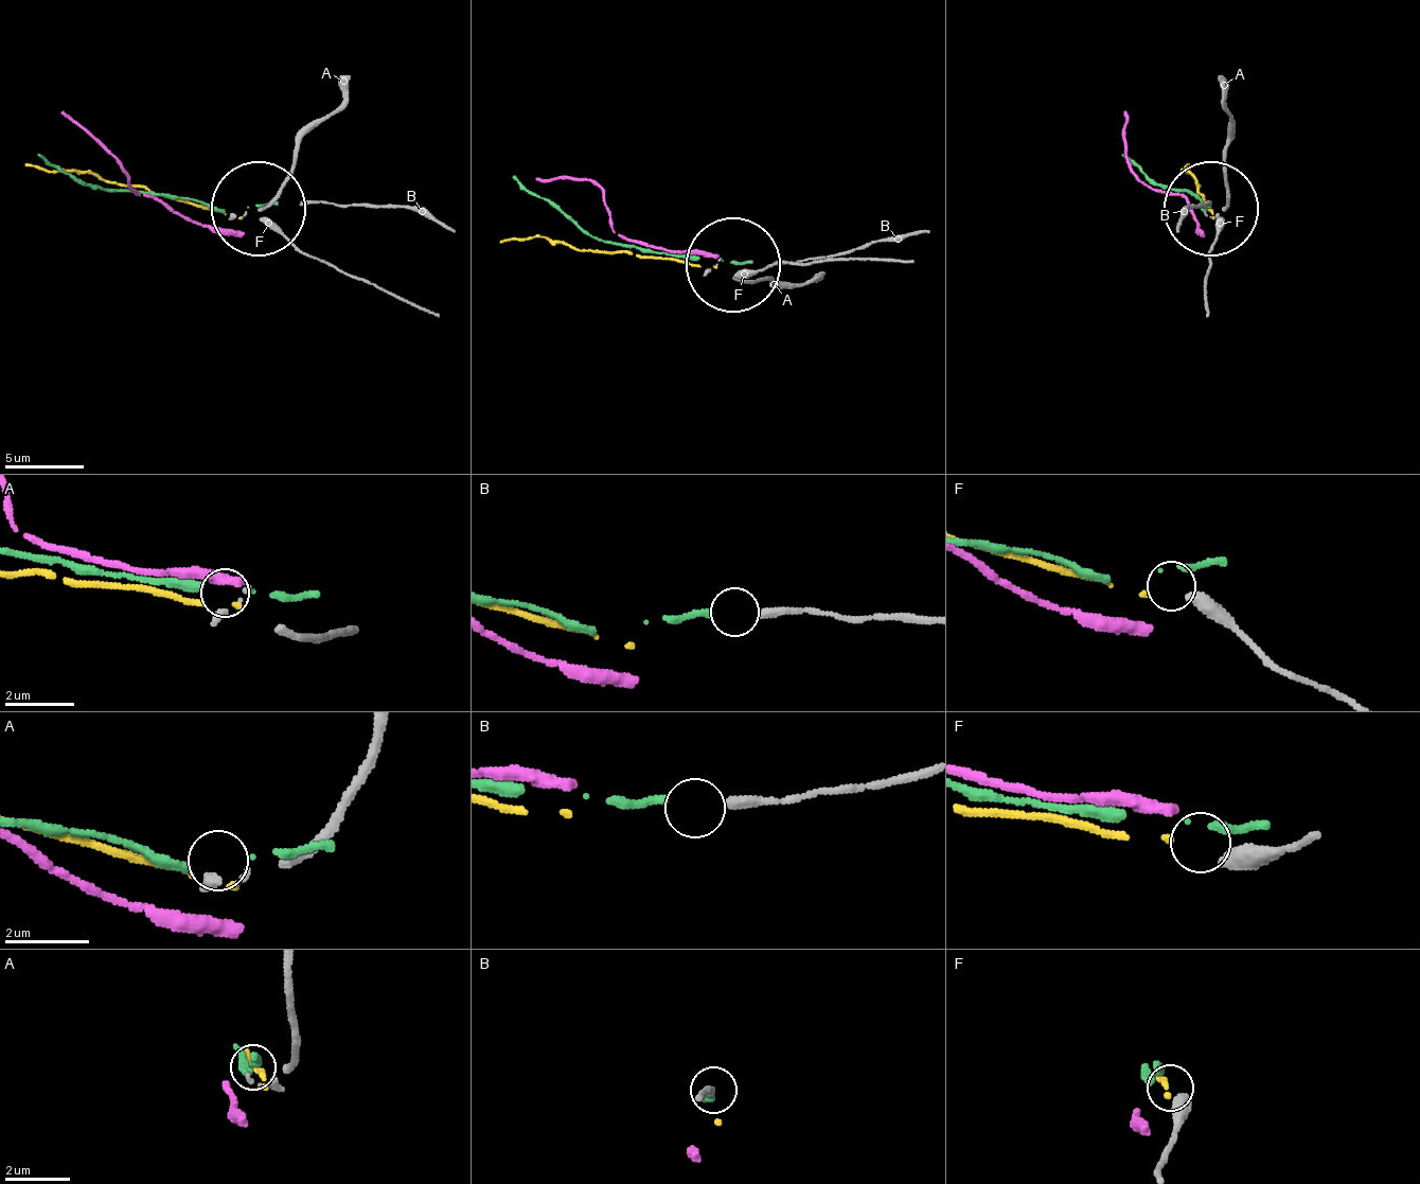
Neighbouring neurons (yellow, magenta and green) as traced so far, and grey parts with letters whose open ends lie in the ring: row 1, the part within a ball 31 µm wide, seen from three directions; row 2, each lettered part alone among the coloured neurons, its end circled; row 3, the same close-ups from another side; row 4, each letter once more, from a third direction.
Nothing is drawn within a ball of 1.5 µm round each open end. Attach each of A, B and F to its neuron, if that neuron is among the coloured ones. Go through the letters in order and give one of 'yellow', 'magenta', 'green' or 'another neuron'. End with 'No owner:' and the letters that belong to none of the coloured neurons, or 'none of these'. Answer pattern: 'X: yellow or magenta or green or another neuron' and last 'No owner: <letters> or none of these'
A: another neuron
B: green
F: yellow
No owner: A

